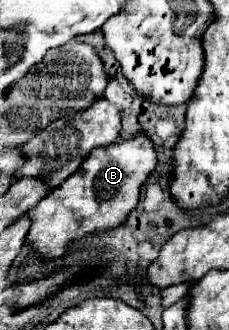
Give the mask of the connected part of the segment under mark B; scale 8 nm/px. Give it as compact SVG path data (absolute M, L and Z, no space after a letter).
M145 132L131 134L129 138L119 138L117 142L109 144L105 148L95 148L93 152L89 152L85 162L79 166L79 170L73 176L65 178L65 182L61 186L53 188L35 208L31 208L27 212L27 216L31 220L31 230L27 236L29 242L33 242L35 250L41 256L57 258L57 256L65 254L67 242L81 238L85 234L91 234L91 232L111 230L111 228L119 226L121 222L125 222L127 214L137 206L141 186L155 172L155 168L157 168L157 148L155 148L153 140L149 138L149 134L145 134Z

